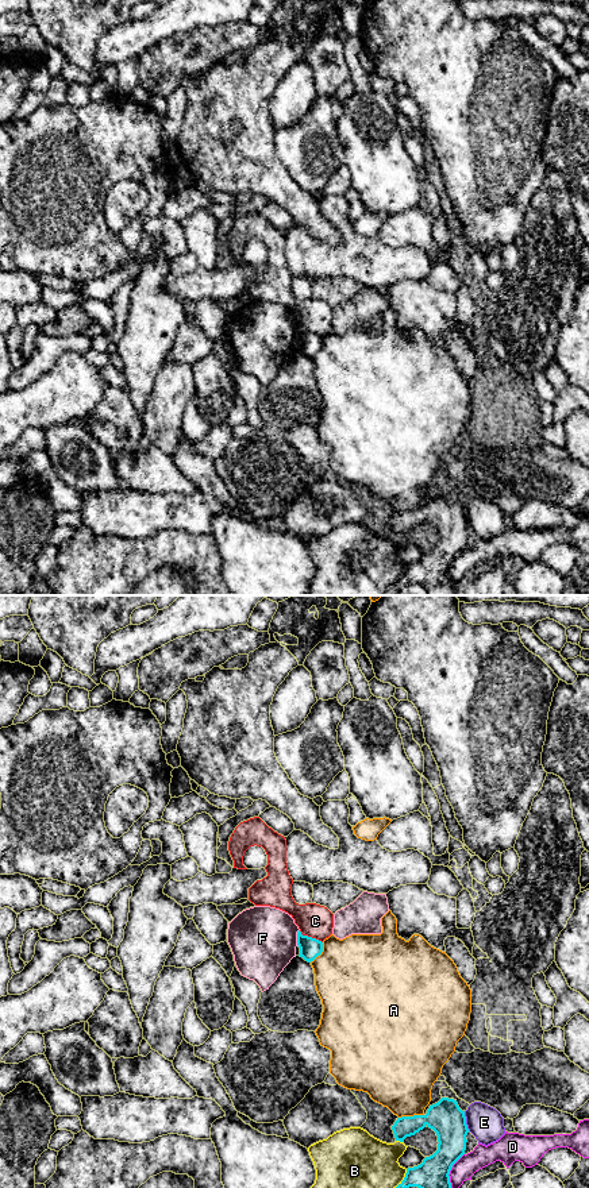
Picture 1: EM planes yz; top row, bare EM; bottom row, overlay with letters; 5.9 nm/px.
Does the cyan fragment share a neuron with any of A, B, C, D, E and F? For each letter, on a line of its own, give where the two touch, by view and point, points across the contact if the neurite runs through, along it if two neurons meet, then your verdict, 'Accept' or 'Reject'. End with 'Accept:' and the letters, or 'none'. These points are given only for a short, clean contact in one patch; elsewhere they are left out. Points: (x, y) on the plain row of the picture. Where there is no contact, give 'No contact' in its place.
A: Touches cyan at yz (411, 512). Reject
B: Touches cyan at yz (404, 574). Reject
C: Touches cyan at yz (311, 332). Boundary: yz (299, 326), (322, 338). Reject
D: Touches cyan at yz (449, 567). Reject
E: Touches cyan at yz (465, 516). Reject
F: Touches cyan at yz (297, 332). Reject
Accept: none

